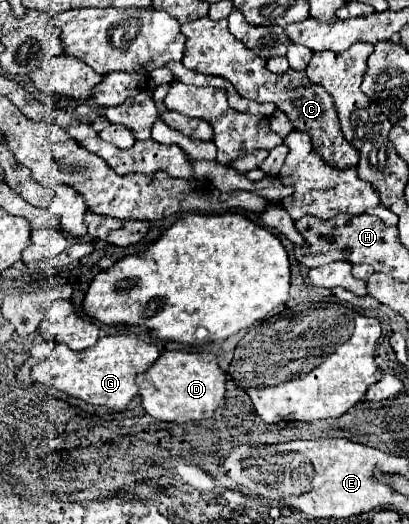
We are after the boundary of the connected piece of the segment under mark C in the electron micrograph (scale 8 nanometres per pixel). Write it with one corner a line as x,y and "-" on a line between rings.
201,17
197,21
181,25
181,33
187,37
183,65
191,71
205,75
219,75
235,85
241,97
253,99
259,103
275,103
281,111
287,113
297,131
309,133
315,151
325,159
331,167
355,167
359,163
359,151
345,141
339,117
335,111
335,101
321,85
315,85
307,79
305,73
289,69
285,75
275,75
267,71
265,61
253,55
243,43
239,43
227,29
227,21
211,21
209,17

